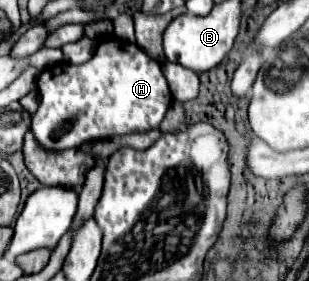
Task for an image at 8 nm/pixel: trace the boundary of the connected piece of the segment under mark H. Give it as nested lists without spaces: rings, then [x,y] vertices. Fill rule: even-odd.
[[[107,38],[93,58],[83,64],[59,62],[39,74],[39,108],[31,130],[37,142],[47,150],[77,148],[85,140],[103,140],[129,132],[147,132],[157,128],[171,102],[171,92],[161,64],[149,58],[137,44]]]

